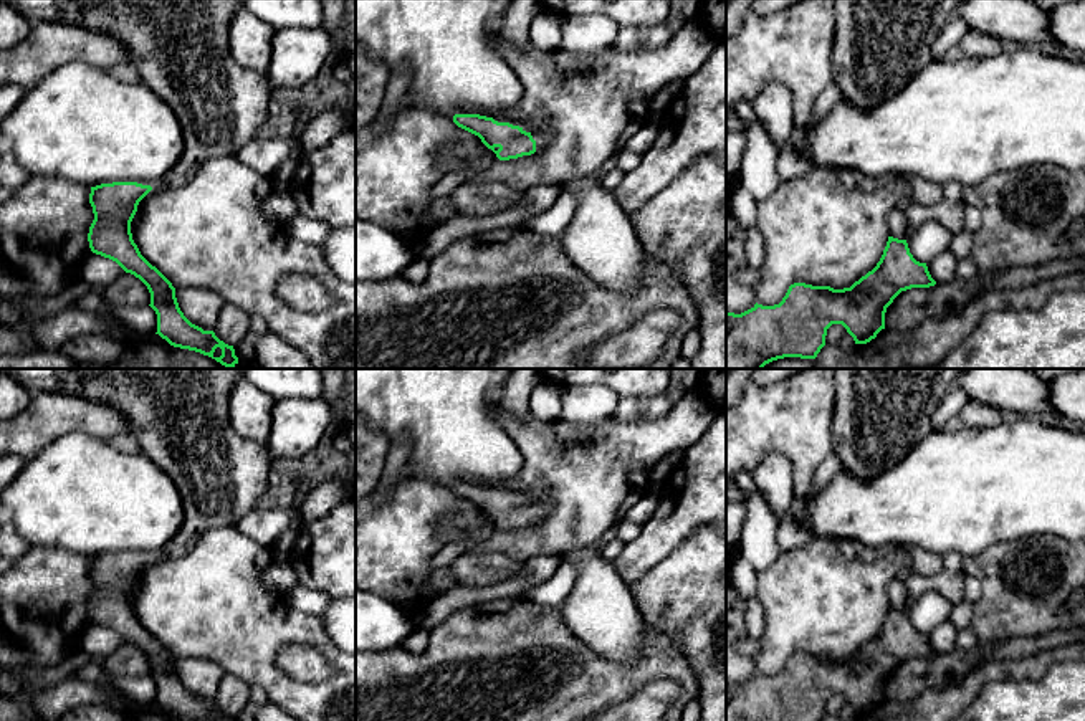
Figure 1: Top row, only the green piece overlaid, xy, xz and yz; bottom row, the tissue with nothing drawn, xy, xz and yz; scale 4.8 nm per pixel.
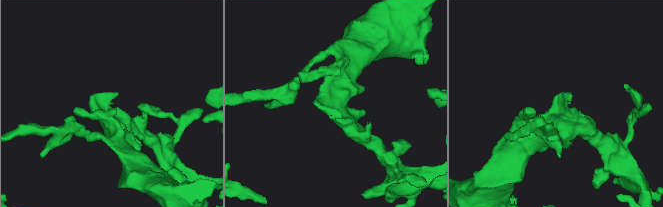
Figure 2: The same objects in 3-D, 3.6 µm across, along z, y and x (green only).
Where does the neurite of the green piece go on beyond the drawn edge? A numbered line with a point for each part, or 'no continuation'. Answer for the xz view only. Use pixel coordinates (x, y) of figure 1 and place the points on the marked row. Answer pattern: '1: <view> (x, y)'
1: xz (540, 134)

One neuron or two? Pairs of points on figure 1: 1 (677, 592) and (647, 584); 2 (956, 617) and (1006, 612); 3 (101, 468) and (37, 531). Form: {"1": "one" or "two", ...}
{"1": "one", "2": "two", "3": "one"}

